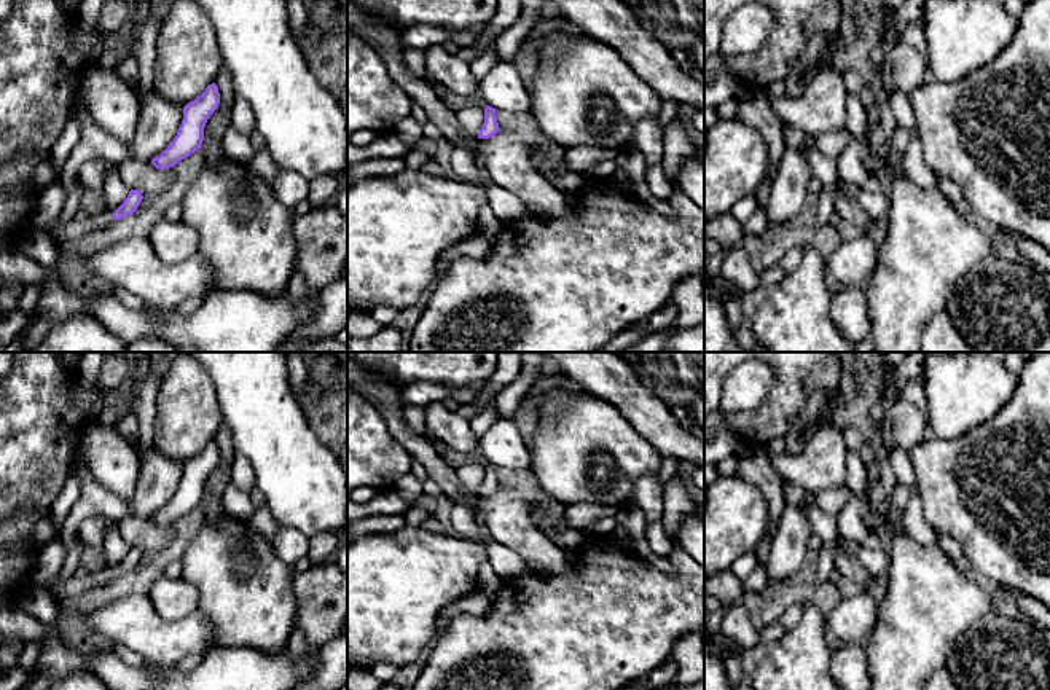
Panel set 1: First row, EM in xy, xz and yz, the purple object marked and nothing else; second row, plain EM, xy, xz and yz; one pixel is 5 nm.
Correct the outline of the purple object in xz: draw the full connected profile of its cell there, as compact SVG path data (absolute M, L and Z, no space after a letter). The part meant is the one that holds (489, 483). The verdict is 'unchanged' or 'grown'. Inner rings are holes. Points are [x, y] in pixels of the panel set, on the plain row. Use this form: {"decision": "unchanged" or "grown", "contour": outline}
{"decision": "unchanged", "contour": "M486 464L484 465L484 480L478 489L478 496L489 496L492 492L496 492L496 489L499 488L499 480L496 476L496 465L492 464Z"}

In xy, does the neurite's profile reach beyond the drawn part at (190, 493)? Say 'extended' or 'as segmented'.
as segmented

